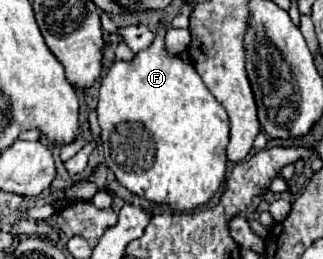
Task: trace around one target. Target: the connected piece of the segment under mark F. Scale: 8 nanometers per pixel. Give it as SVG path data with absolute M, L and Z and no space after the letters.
M156 35L154 43L140 51L132 61L116 61L110 67L100 87L98 121L102 127L100 139L106 165L120 185L146 201L186 213L206 205L226 177L228 115L214 95L210 95L208 87L194 71L194 65L182 61L178 55L170 55L164 47L164 37L160 35Z

